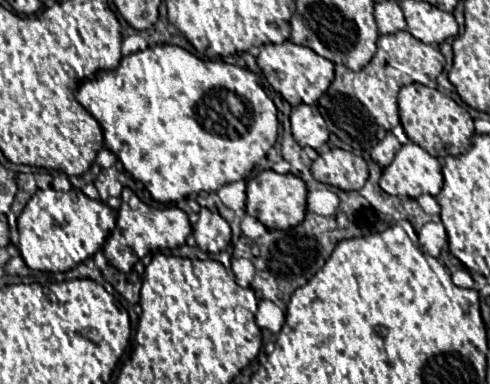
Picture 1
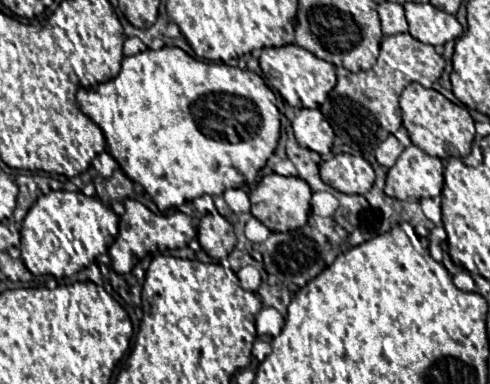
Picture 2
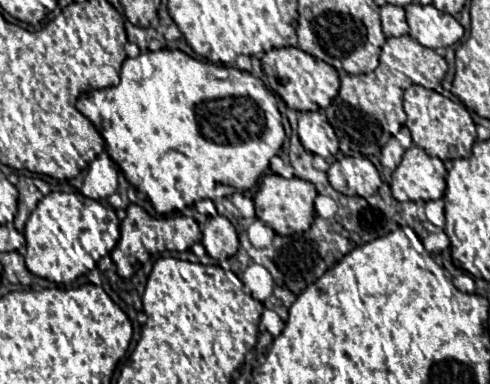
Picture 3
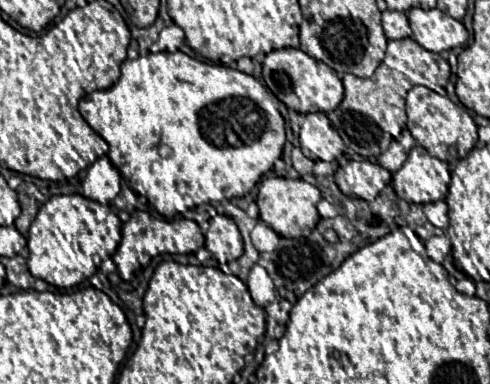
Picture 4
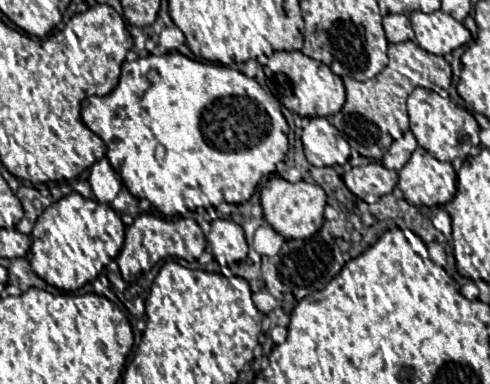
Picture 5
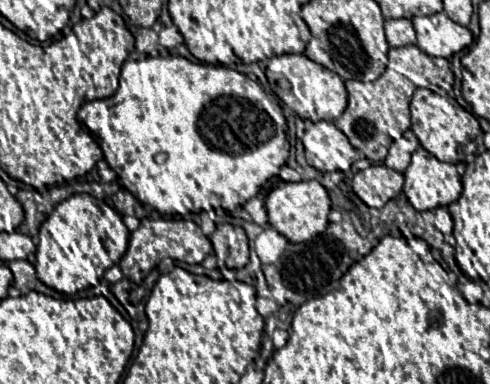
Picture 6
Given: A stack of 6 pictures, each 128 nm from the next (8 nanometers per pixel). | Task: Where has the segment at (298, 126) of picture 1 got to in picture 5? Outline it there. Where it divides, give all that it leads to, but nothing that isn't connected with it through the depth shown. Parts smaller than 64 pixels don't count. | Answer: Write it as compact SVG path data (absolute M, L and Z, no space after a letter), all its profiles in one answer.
M312 118L304 128L301 140L305 157L312 166L344 166L350 158L348 142L326 118Z

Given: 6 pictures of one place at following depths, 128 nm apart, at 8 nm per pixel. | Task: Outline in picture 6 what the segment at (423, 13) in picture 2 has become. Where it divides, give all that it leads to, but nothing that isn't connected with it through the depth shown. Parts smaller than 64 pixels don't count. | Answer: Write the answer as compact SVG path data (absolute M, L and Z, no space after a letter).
M444 12L432 16L412 18L414 30L418 34L418 48L428 56L450 58L456 52L472 46L474 36L468 28L452 22Z

